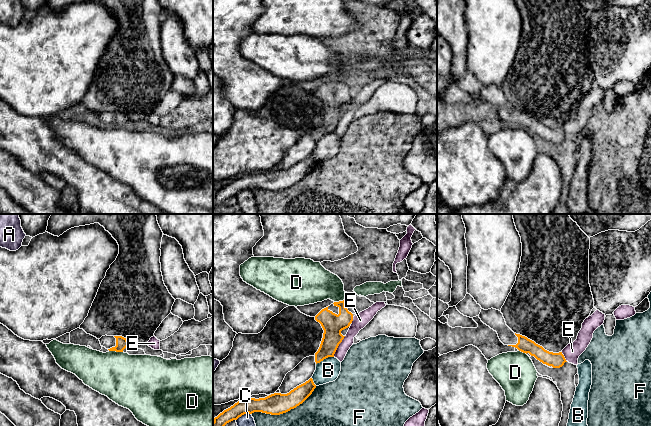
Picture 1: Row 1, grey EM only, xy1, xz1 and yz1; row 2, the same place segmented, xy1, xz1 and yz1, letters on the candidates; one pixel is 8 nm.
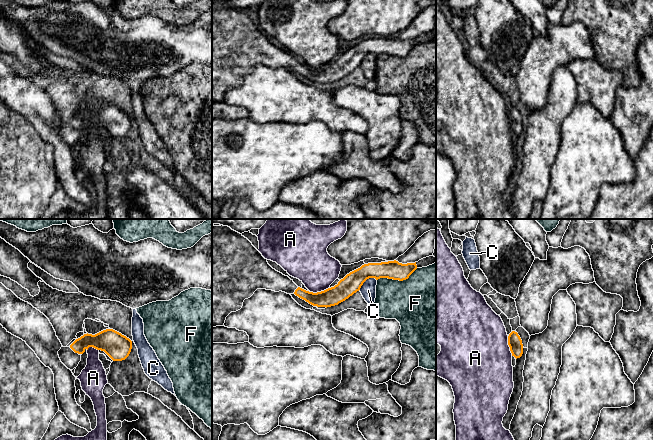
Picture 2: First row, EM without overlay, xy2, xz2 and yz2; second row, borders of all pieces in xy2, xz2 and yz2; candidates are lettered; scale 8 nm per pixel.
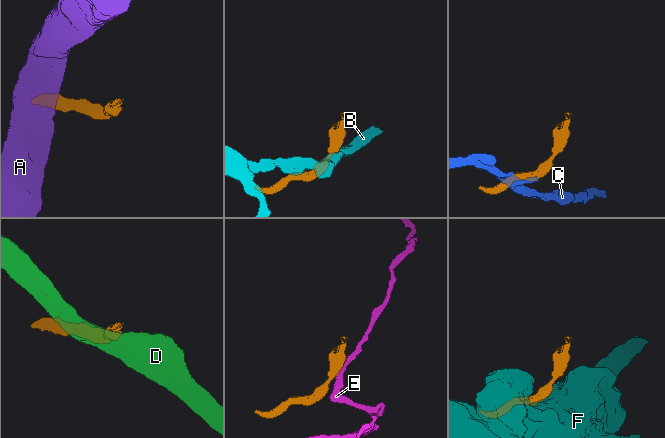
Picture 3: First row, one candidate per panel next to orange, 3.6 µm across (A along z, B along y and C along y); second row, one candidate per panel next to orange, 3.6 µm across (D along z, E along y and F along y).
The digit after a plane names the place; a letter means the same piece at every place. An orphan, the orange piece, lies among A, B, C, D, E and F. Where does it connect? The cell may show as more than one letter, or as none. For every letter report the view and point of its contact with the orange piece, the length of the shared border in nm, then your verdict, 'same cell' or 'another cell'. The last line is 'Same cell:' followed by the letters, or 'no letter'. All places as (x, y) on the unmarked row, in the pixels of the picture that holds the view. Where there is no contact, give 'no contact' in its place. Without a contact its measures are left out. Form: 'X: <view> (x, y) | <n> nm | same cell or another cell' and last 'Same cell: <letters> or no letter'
A: yz2 (509, 122) | 170 nm | another cell
B: xz1 (324, 134) | 160 nm | another cell
C: xz2 (366, 55) | 180 nm | another cell
D: xy1 (116, 127) | 110 nm | another cell
E: xz1 (338, 121) | 190 nm | another cell
F: xz1 (284, 188) | 550 nm | another cell
Same cell: no letter

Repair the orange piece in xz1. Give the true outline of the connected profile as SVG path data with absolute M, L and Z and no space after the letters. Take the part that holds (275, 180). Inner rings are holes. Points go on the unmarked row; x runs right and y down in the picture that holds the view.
M310 154L287 170L274 169L265 174L246 173L230 184L224 186L213 197L213 207L223 204L227 199L237 196L244 190L262 188L271 191L280 191L302 180L314 167L316 161Z

